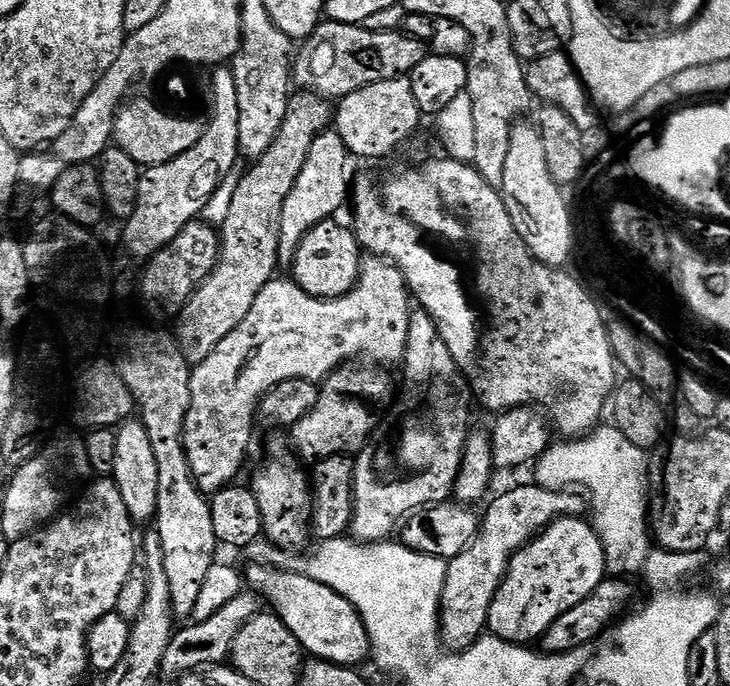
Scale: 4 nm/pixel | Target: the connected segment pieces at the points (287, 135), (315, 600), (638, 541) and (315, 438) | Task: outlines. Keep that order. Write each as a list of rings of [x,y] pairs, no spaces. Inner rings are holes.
[[[297,91],[286,106],[286,118],[270,142],[266,154],[255,157],[248,168],[248,173],[239,177],[234,190],[234,202],[230,202],[230,214],[226,222],[219,225],[220,261],[214,270],[194,290],[192,297],[184,303],[176,320],[174,339],[180,353],[188,359],[189,365],[200,364],[250,314],[254,298],[277,275],[280,259],[278,258],[278,234],[282,230],[282,206],[306,163],[306,154],[318,134],[329,131],[334,124],[334,108],[325,97],[314,92]]]
[[[252,562],[247,566],[247,587],[275,612],[276,617],[288,627],[290,634],[298,638],[301,649],[309,657],[345,666],[360,666],[364,659],[369,659],[370,645],[366,626],[358,610],[349,600],[342,598],[342,594],[322,582],[314,582],[314,578],[287,572],[285,568],[276,568],[269,563]]]
[[[597,426],[587,436],[568,438],[560,442],[564,444],[553,443],[548,447],[540,455],[539,460],[535,461],[535,483],[539,484],[541,488],[553,490],[568,490],[575,486],[587,493],[590,497],[590,523],[600,536],[604,547],[604,562],[609,573],[623,574],[628,578],[644,576],[645,582],[652,588],[672,588],[679,580],[694,575],[703,566],[705,553],[703,551],[668,552],[654,543],[653,537],[650,535],[649,457],[646,455],[645,449],[634,446],[634,442],[630,442],[626,438],[626,434],[619,432],[616,427],[604,427]]]
[[[341,366],[332,372],[323,381],[314,410],[310,410],[310,414],[306,414],[306,418],[297,424],[291,425],[290,444],[301,461],[315,462],[331,456],[359,453],[373,439],[382,419],[381,413],[372,412],[372,408],[383,409],[393,403],[392,376],[388,373],[391,371],[380,366],[352,367],[356,366]]]

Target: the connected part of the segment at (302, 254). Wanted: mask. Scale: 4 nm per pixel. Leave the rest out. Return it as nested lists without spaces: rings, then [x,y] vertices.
[[[333,218],[314,226],[314,230],[302,238],[302,246],[298,246],[298,254],[290,269],[291,279],[296,281],[296,285],[319,300],[336,300],[345,296],[360,280],[360,241],[351,227],[343,228],[338,221]]]

